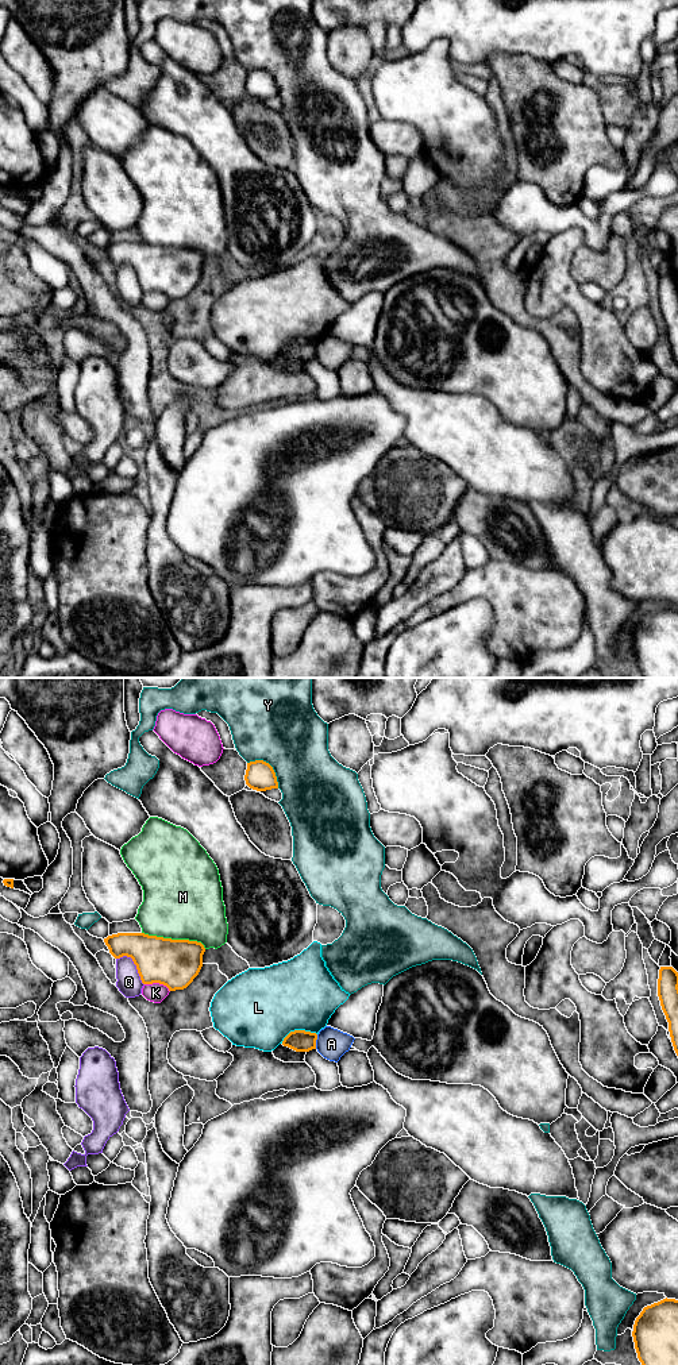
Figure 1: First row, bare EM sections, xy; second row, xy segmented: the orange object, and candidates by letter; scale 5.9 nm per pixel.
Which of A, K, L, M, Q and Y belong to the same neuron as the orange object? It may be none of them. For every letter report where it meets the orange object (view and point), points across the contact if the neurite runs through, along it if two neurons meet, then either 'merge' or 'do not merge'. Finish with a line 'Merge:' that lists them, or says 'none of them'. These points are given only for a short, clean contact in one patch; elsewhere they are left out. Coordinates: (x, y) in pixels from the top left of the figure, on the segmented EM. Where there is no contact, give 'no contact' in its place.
A: xy (315, 1041) | along xy (318, 1034), (315, 1048) | do not merge
K: xy (158, 982) | do not merge
L: xy (297, 1030) | do not merge
M: xy (174, 940) | do not merge
Q: xy (134, 963) | do not merge
Y: xy (270, 766) | do not merge
Merge: none of them

